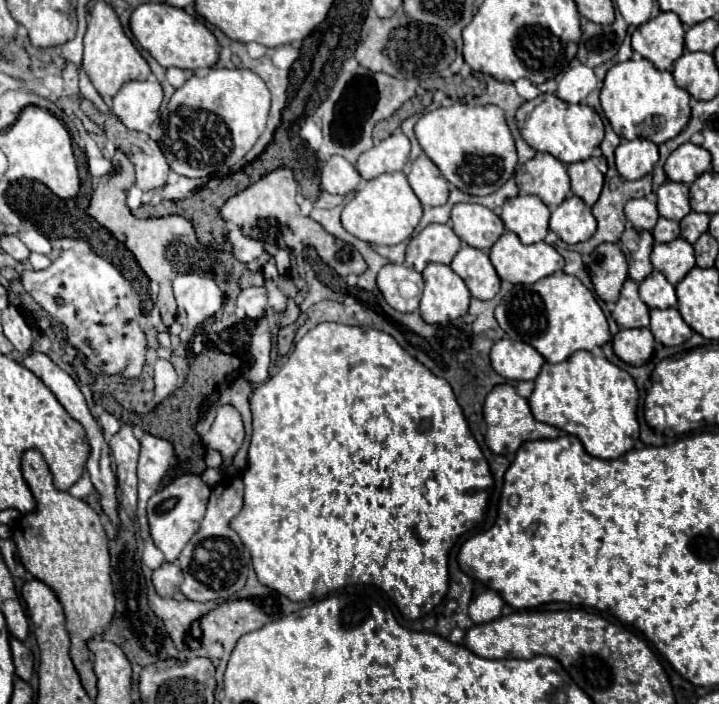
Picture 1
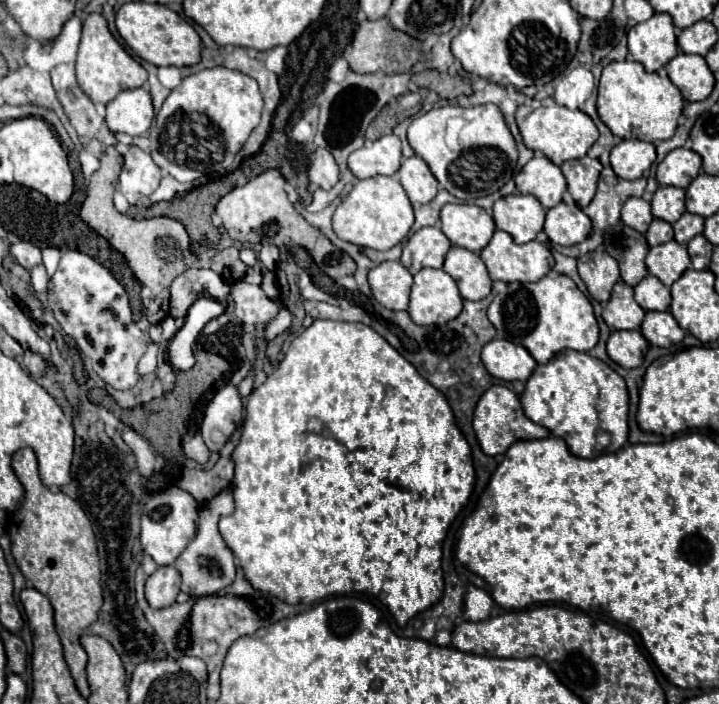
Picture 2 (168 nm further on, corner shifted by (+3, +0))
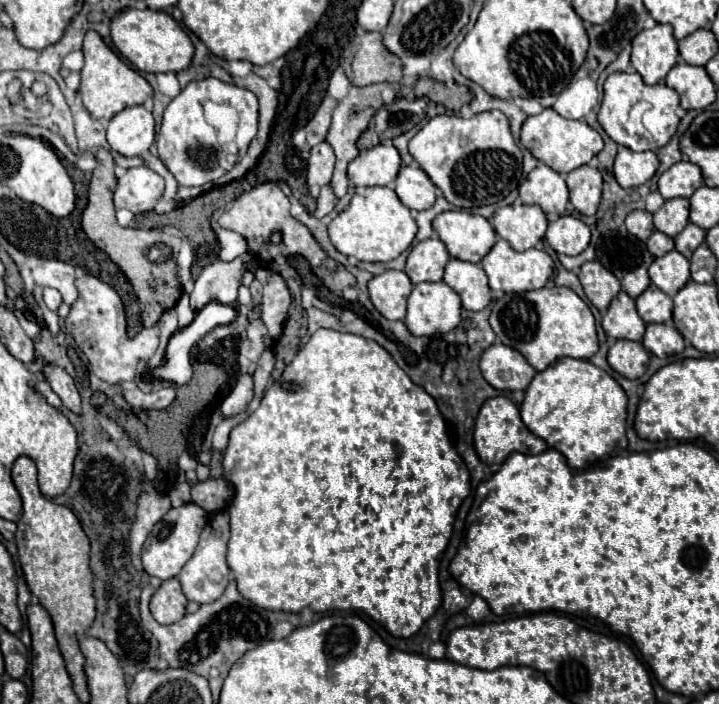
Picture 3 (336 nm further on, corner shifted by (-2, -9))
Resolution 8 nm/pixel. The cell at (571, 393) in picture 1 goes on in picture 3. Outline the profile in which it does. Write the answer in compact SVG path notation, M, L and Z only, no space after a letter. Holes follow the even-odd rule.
M561 358L549 364L543 372L537 372L525 390L525 400L521 404L523 424L539 438L543 438L551 448L563 452L571 468L589 468L603 456L611 454L615 448L627 448L625 438L625 418L627 418L627 396L623 388L601 368L593 366L589 360Z

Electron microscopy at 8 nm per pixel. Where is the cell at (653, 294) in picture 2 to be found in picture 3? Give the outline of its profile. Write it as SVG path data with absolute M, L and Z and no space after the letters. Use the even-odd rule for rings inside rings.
M651 284L637 300L637 312L639 316L649 322L663 322L671 324L671 312L673 312L673 300L665 292L661 292L655 284Z

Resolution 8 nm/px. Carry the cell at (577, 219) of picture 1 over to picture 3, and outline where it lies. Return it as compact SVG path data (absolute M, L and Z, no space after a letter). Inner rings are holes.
M559 216L553 222L549 222L545 238L557 254L575 256L587 248L591 232L589 232L587 224L581 222L579 218Z

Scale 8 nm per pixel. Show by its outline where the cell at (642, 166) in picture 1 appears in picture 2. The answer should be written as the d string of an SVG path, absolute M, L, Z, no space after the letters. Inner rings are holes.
M640 139L620 141L610 153L610 163L614 173L620 179L628 181L642 177L642 173L648 171L654 161L656 161L654 145Z

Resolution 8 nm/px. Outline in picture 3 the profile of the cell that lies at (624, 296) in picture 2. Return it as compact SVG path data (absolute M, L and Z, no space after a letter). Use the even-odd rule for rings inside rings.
M623 290L611 302L607 314L603 316L601 326L603 326L605 334L609 338L615 338L615 340L625 338L625 340L639 342L645 334L645 322L637 314L635 300L629 298Z

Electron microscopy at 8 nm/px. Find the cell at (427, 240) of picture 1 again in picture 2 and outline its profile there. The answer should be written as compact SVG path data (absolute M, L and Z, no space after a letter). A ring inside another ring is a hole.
M422 227L418 229L402 251L402 265L416 275L422 267L442 269L444 257L450 251L452 243L442 233L440 227Z

